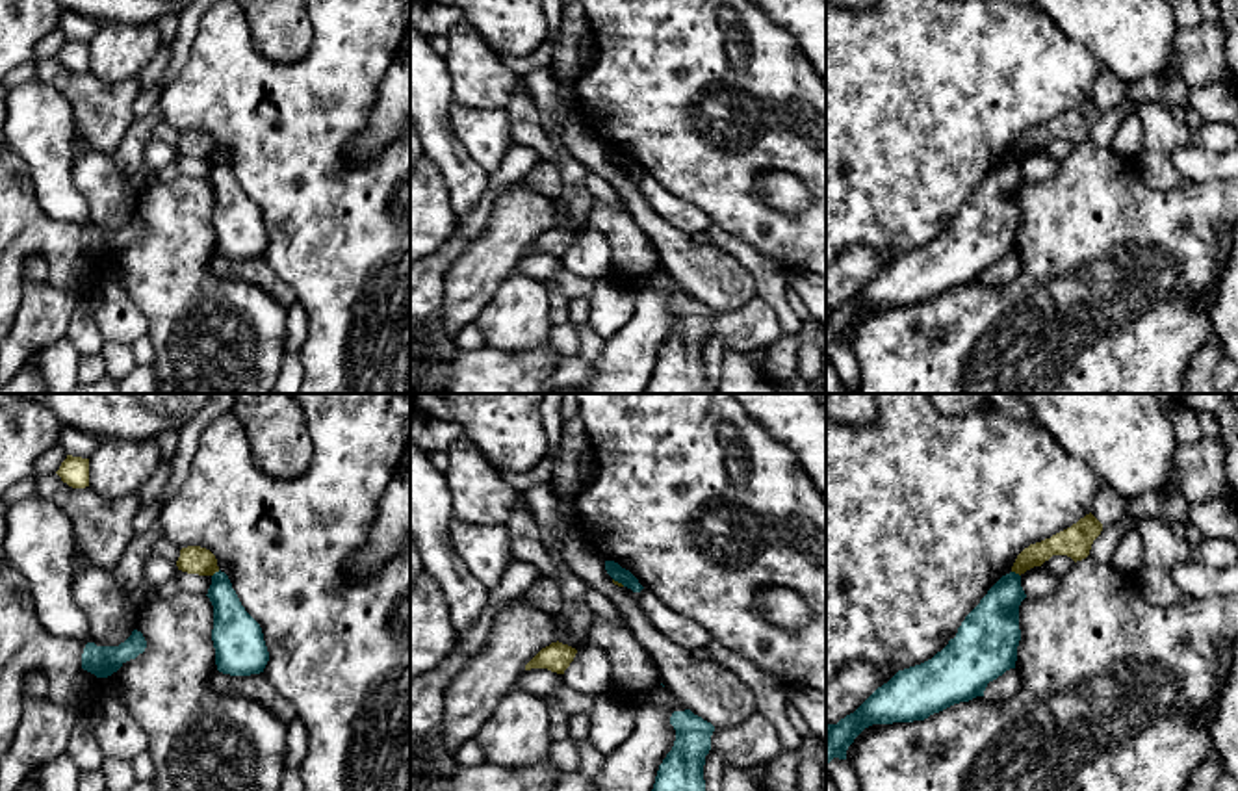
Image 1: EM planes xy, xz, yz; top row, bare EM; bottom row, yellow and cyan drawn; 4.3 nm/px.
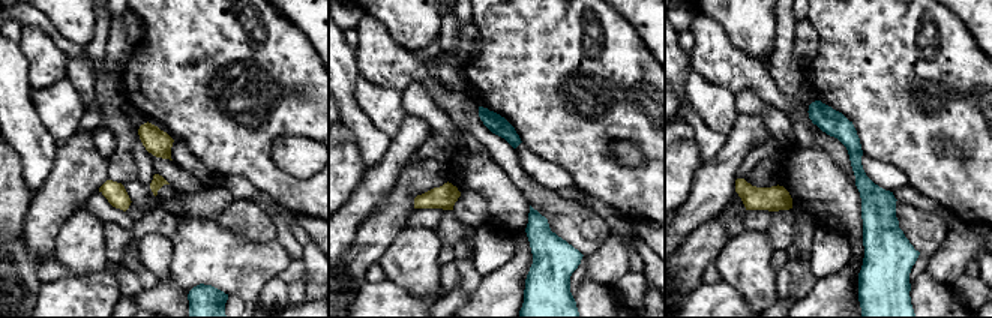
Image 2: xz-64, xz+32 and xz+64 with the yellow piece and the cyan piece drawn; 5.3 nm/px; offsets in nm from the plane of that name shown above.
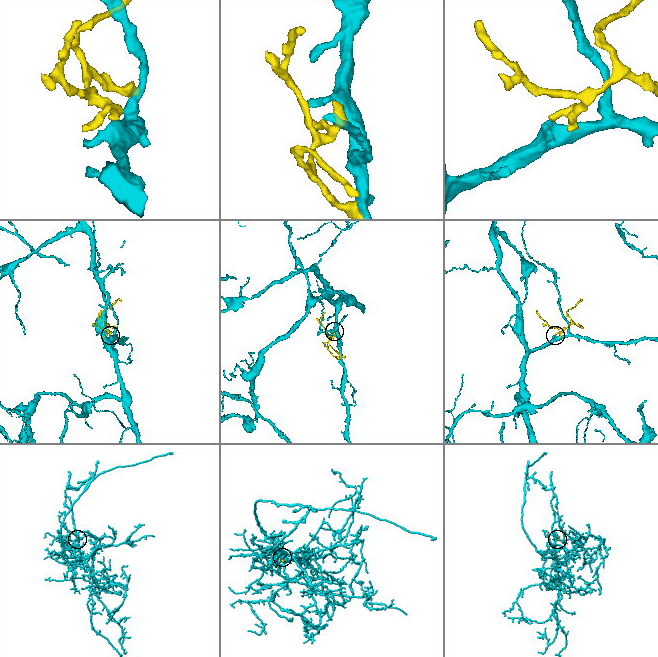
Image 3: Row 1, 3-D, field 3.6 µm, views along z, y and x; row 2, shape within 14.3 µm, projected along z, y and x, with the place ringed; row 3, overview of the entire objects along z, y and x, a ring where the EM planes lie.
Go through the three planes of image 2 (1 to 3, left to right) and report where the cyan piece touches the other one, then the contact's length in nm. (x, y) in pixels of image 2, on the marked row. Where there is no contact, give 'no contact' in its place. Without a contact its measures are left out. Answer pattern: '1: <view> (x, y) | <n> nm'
1: no contact
2: no contact
3: no contact

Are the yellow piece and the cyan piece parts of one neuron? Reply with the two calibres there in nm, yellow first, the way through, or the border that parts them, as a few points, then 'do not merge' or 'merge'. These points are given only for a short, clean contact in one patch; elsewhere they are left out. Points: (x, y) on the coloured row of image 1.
110/220 nm | along yz (1012, 570), (1019, 576) | do not merge

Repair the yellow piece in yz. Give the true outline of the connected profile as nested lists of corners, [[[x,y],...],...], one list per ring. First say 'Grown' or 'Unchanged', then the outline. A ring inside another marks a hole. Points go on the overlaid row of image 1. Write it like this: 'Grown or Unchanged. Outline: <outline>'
Unchanged. Outline: [[[1090,512],[1077,524],[1052,535],[1051,538],[1025,548],[1017,555],[1012,572],[1021,576],[1034,566],[1041,566],[1052,555],[1067,555],[1075,563],[1082,561],[1090,555],[1091,544],[1101,535],[1101,531],[1103,524]]]

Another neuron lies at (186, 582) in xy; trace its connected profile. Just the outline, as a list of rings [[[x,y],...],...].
[[[178,570],[176,581],[180,590],[208,594],[208,589],[212,585],[212,576],[199,576]]]

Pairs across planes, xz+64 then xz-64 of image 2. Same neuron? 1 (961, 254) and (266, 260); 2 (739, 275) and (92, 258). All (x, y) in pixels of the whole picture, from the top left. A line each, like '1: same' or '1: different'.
1: same
2: same

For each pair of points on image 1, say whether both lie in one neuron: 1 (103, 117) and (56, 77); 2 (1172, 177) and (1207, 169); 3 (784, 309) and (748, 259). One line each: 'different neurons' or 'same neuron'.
1: same neuron
2: different neurons
3: same neuron

